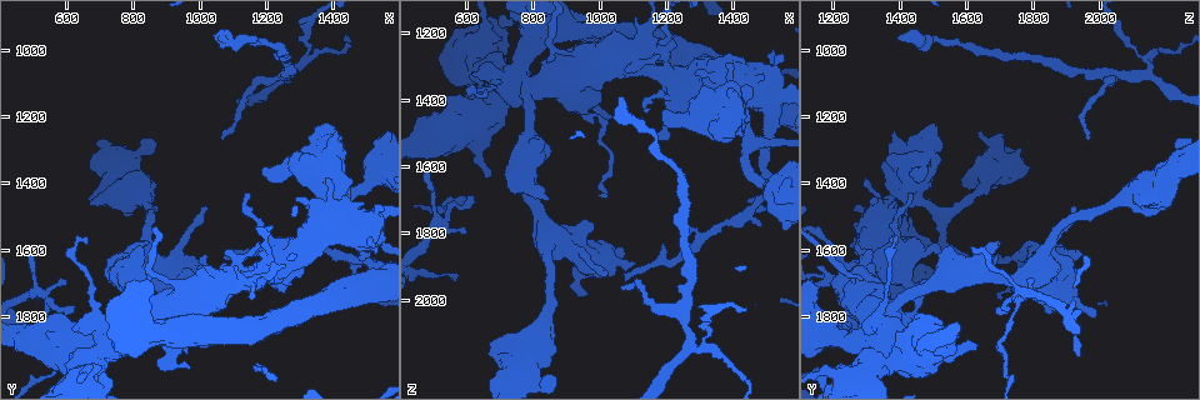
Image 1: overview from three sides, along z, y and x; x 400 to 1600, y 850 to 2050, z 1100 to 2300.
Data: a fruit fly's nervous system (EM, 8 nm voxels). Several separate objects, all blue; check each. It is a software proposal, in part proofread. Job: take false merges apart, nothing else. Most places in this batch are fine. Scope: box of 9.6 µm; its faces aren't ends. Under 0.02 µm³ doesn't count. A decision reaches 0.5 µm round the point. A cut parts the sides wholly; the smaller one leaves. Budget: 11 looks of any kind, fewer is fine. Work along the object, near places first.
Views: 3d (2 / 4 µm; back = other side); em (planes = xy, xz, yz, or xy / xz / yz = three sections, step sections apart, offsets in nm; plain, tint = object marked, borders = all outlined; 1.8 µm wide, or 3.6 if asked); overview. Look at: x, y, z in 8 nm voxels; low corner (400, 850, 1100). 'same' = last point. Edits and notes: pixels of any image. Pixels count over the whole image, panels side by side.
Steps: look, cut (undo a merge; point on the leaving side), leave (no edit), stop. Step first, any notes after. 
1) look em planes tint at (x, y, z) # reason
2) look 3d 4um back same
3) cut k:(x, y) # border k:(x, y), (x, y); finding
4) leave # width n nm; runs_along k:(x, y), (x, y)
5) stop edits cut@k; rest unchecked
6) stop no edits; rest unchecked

look em planes borders at (1260, 1070, 1990) # side arm on a straight run

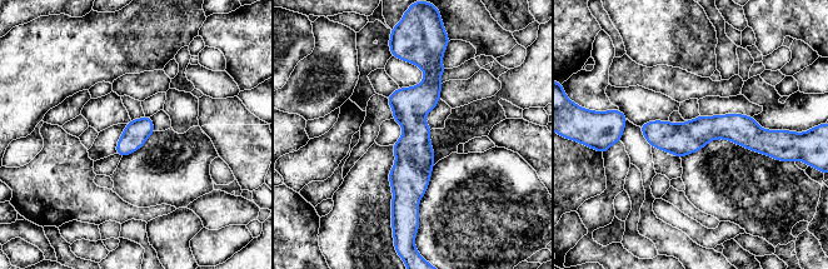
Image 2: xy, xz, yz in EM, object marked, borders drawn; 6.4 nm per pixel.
leave # continuous, no second neuron

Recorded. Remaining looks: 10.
look 3d 4um at (640, 1970, 1180) # thick turns thin

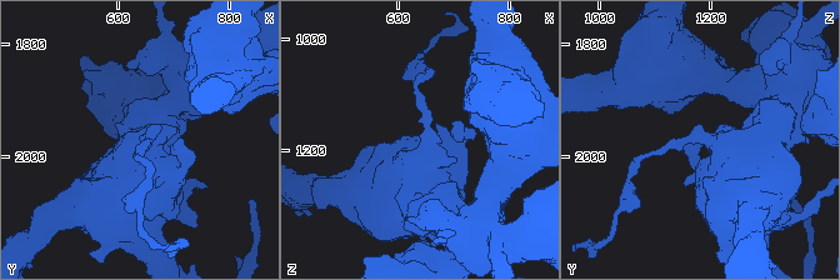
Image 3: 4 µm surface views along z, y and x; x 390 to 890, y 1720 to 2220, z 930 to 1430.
look em planes tint at (645, 1965, 1190) # shape alone is not enough

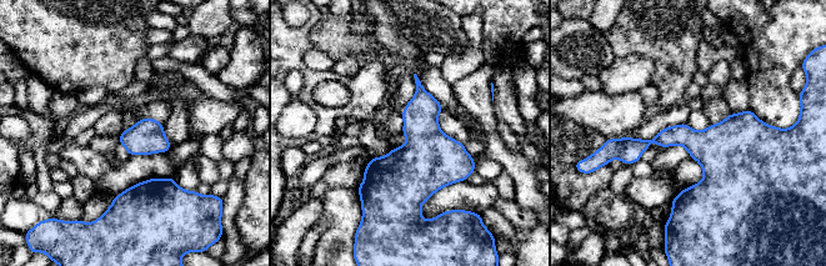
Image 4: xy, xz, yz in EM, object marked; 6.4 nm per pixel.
leave # one neuron here

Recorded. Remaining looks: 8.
look em planes tint at (1110, 1690, 1240) # thick turns thin

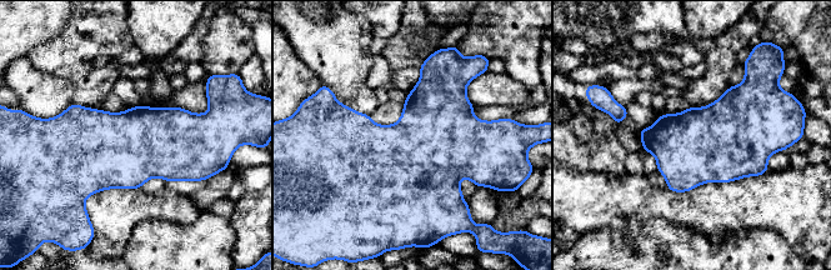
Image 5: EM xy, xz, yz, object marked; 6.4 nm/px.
leave # width 500 nm; one neuron here

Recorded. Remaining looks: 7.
look em planes plain at (510, 1720, 1780) # sharp bend

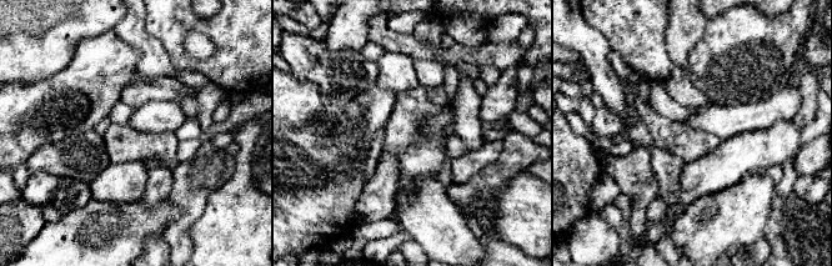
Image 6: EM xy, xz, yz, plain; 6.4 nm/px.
look em planes tint same

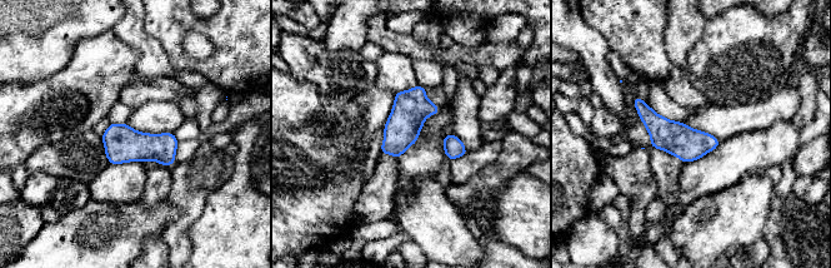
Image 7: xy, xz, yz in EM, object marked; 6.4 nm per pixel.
leave # runs_along 7:(636, 100), (669, 135), (715, 143); one neuron here

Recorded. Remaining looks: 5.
stop no edits; rest unchecked

